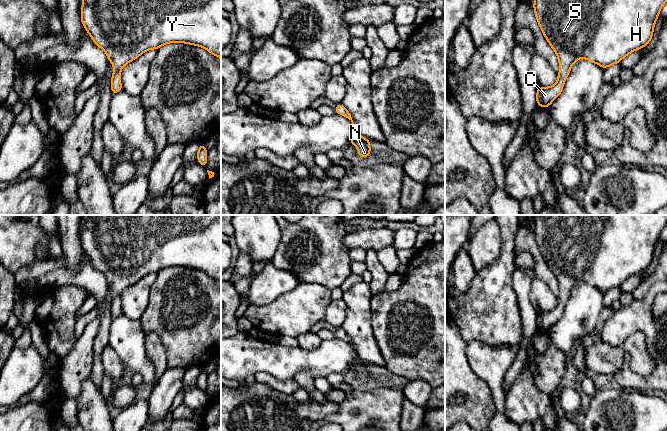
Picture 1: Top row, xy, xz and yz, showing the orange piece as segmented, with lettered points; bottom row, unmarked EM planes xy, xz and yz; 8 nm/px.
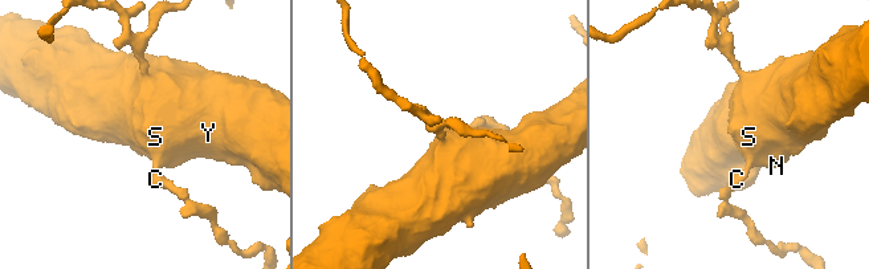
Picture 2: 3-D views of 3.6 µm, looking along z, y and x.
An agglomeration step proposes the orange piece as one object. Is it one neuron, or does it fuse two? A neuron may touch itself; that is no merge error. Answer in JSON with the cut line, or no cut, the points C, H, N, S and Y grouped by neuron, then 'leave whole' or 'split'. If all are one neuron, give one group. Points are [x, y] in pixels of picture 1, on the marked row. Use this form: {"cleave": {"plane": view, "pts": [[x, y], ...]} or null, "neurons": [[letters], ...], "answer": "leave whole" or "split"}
{"cleave": null, "neurons": [["C", "H", "N", "S", "Y"]], "answer": "leave whole"}

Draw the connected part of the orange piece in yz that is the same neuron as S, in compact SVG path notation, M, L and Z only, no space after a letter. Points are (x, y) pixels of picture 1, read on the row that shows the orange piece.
M534 0L534 13L539 24L539 27L554 50L558 57L560 71L557 76L557 82L551 87L538 87L536 93L536 101L539 107L548 108L550 104L561 94L565 80L571 71L572 65L580 58L589 60L597 65L600 65L603 69L610 67L613 64L619 63L624 57L631 52L644 48L653 37L653 30L655 22L659 16L660 10L667 0Z

